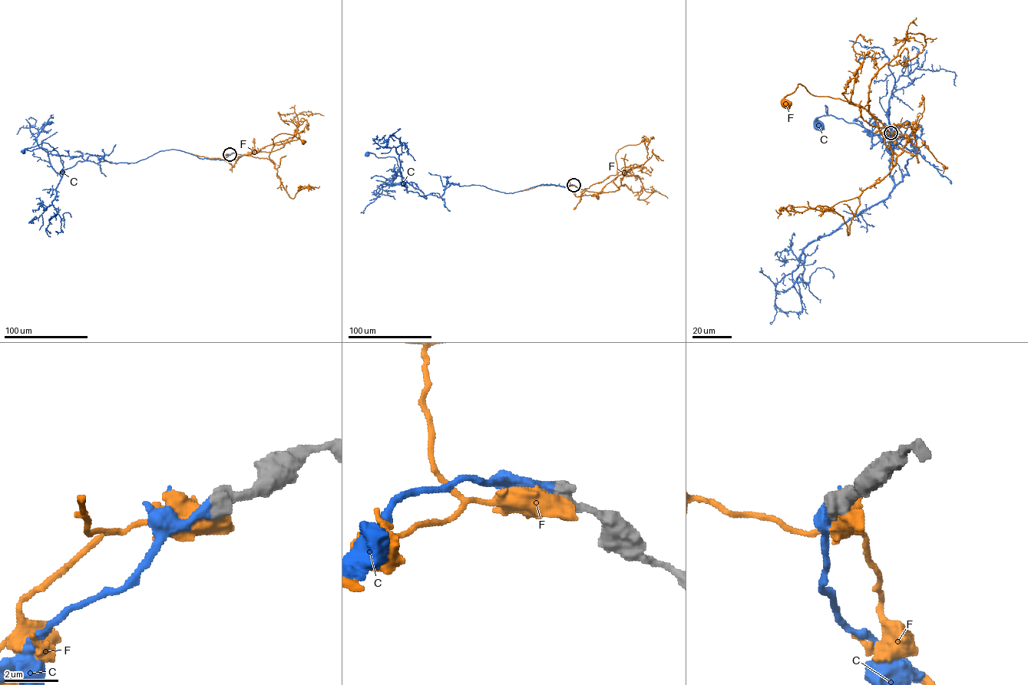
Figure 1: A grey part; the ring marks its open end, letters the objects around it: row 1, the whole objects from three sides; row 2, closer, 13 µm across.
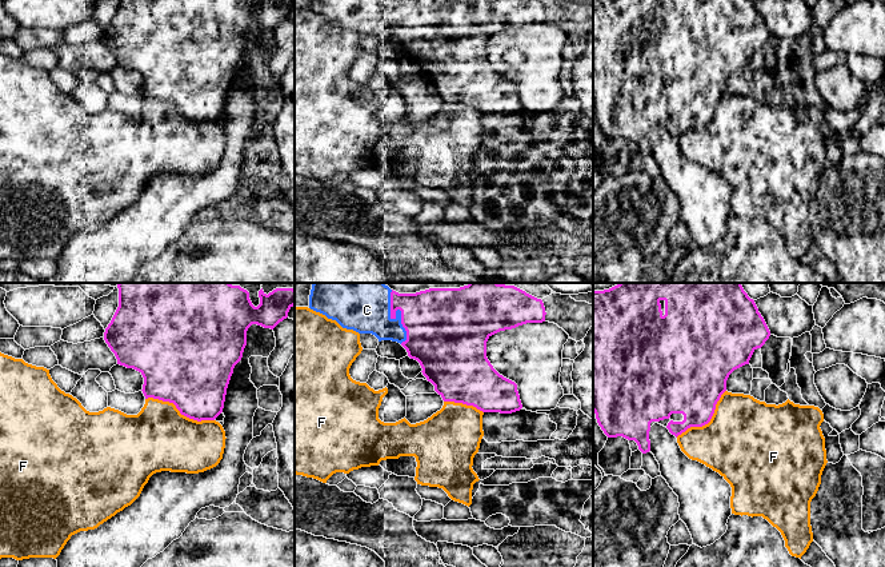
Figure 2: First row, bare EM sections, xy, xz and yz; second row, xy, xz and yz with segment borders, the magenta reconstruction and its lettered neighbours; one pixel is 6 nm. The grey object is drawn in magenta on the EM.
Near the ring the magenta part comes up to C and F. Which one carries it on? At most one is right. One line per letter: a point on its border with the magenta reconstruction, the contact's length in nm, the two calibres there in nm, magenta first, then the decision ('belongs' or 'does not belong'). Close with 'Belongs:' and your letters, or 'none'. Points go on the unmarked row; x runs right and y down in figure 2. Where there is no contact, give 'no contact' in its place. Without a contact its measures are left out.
C: xz (401, 14) | 280 nm | 380/200 nm | belongs
F: xy (179, 111) | 440 nm | 460/400 nm | does not belong
Belongs: C

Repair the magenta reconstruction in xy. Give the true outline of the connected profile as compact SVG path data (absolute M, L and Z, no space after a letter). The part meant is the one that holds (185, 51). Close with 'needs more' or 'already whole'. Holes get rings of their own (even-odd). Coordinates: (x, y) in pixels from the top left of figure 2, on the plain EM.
M119 0L119 8L105 29L104 41L115 55L117 65L139 72L144 79L143 95L145 100L153 99L169 103L176 107L181 116L201 123L215 121L224 109L227 89L233 75L235 67L241 61L247 47L247 32L252 25L273 31L280 23L288 19L289 11L295 7L295 0L260 0L255 8L251 0Z; already whole

